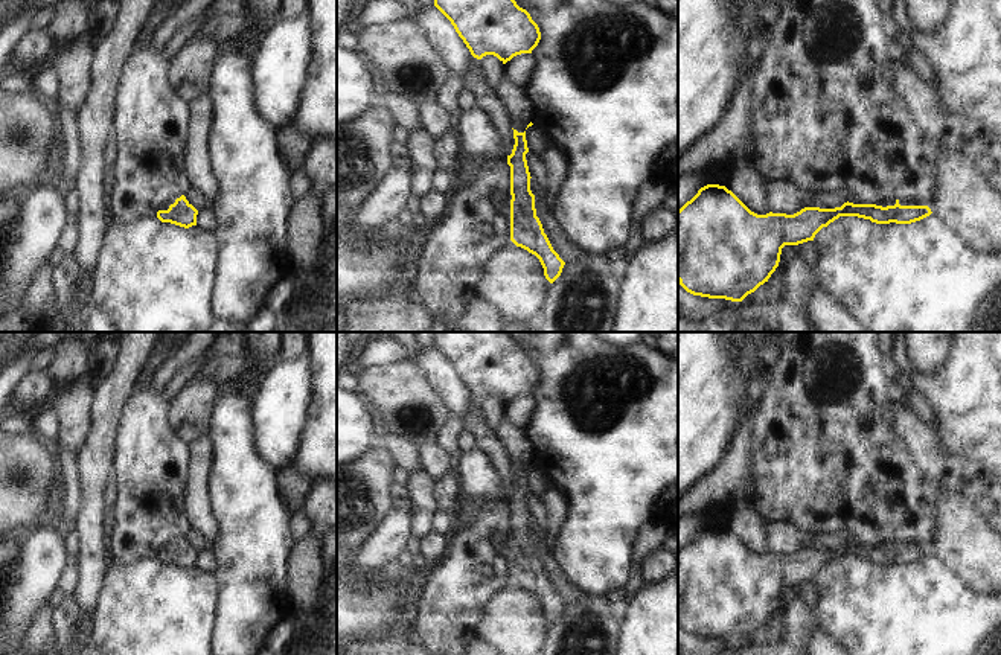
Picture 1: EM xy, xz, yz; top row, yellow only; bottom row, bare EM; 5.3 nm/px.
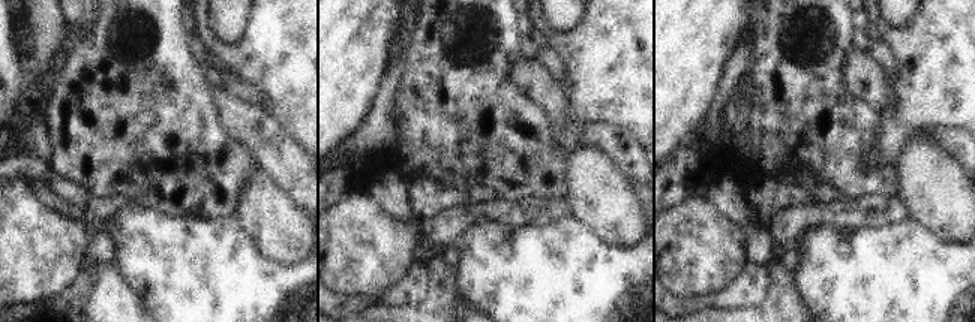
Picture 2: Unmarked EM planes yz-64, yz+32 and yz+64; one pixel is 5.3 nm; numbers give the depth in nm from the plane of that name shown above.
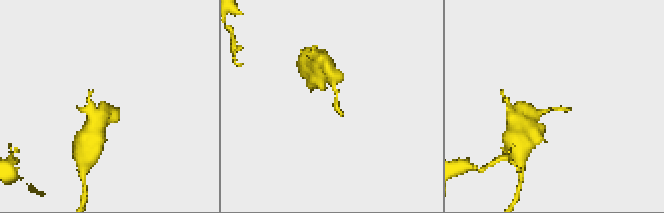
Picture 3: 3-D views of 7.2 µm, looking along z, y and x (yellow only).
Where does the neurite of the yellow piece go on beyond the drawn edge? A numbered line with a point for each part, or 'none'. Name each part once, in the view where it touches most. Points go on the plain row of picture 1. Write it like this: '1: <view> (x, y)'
none

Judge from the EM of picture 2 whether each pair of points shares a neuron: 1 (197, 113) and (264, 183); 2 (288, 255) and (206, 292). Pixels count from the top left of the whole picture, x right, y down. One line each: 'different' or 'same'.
1: different
2: different

